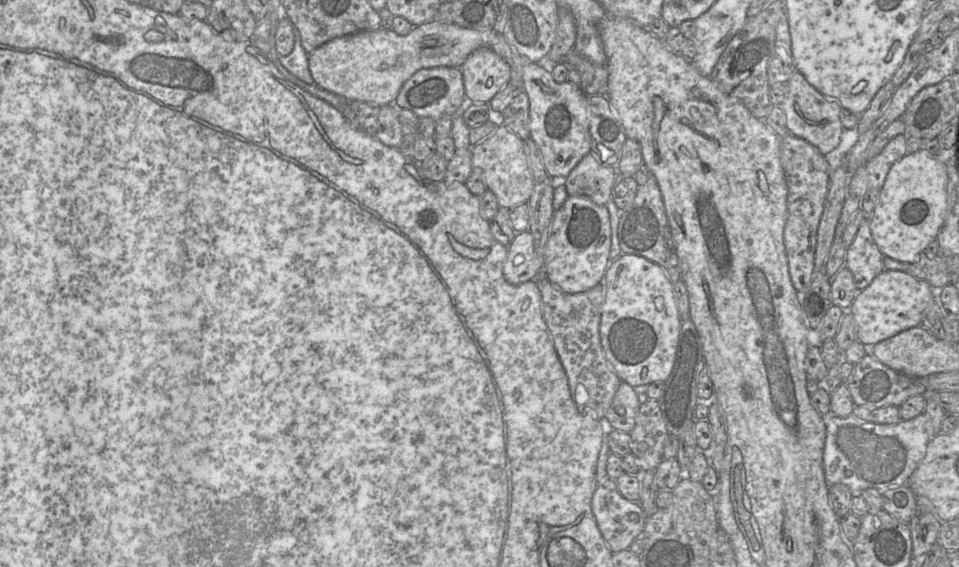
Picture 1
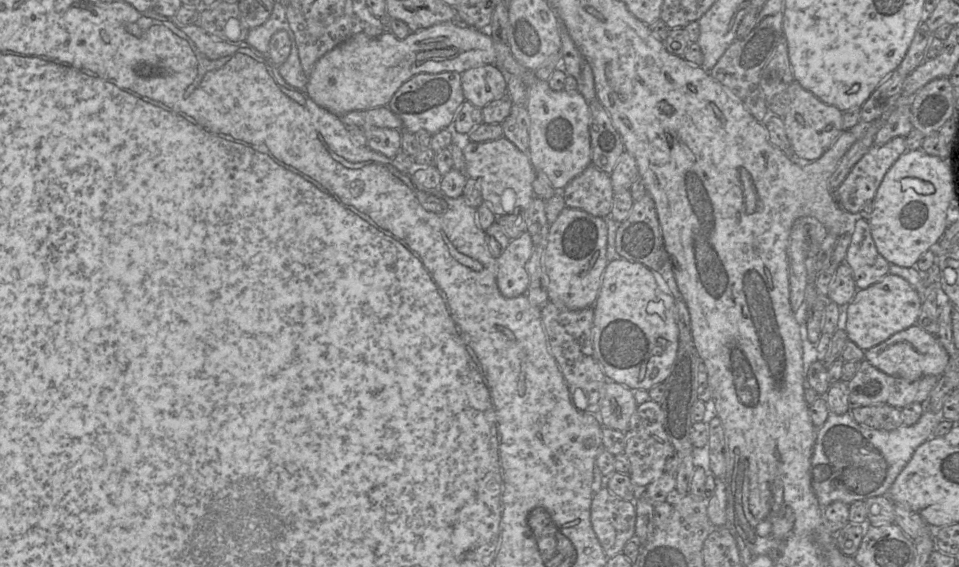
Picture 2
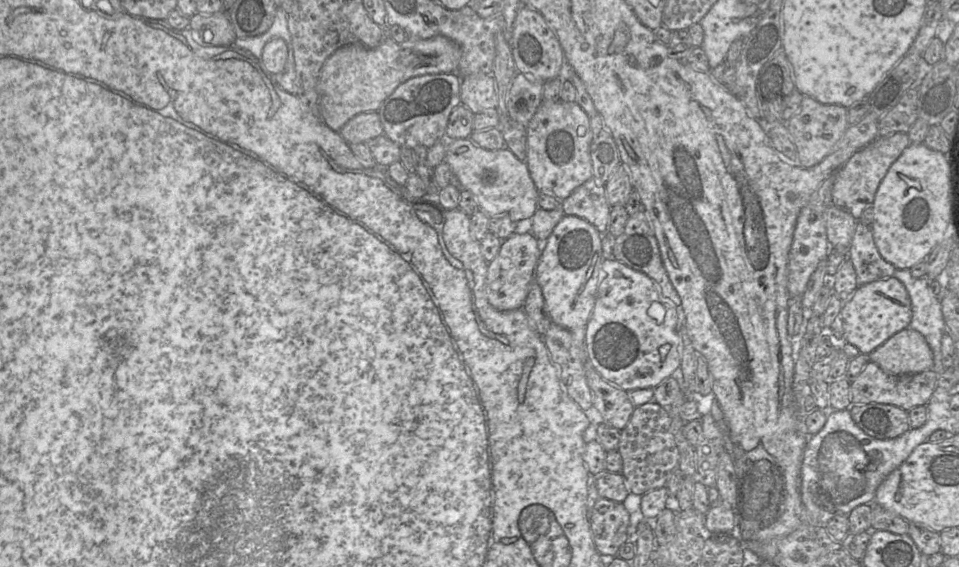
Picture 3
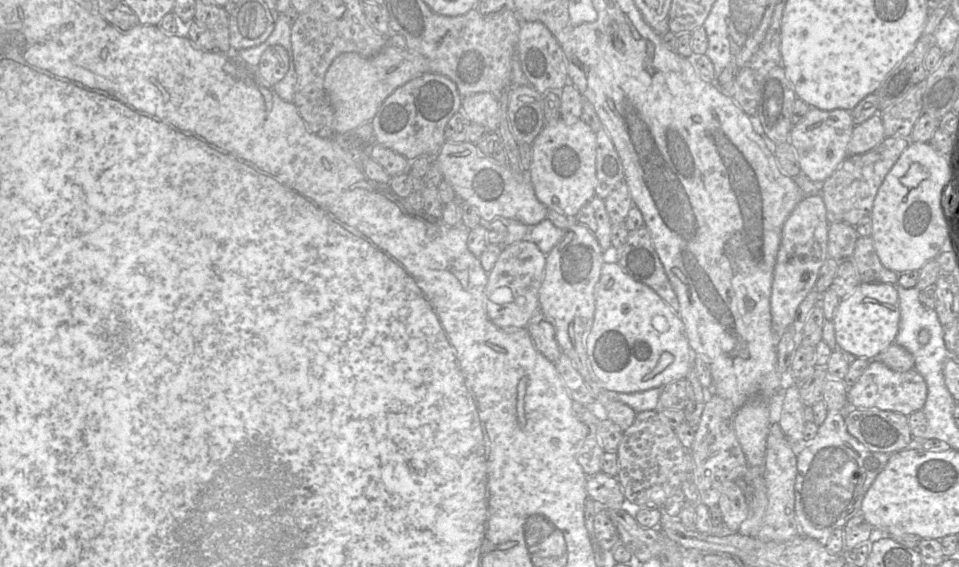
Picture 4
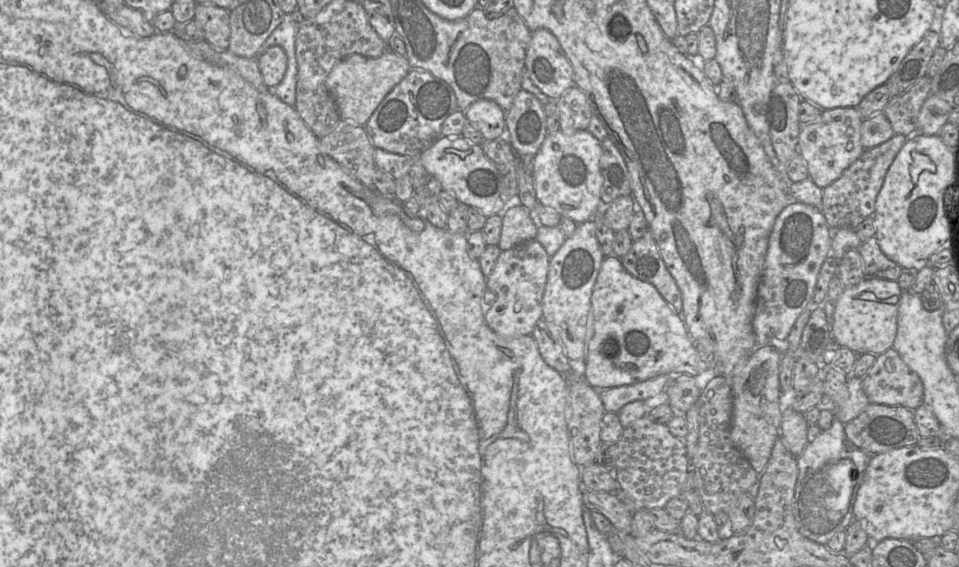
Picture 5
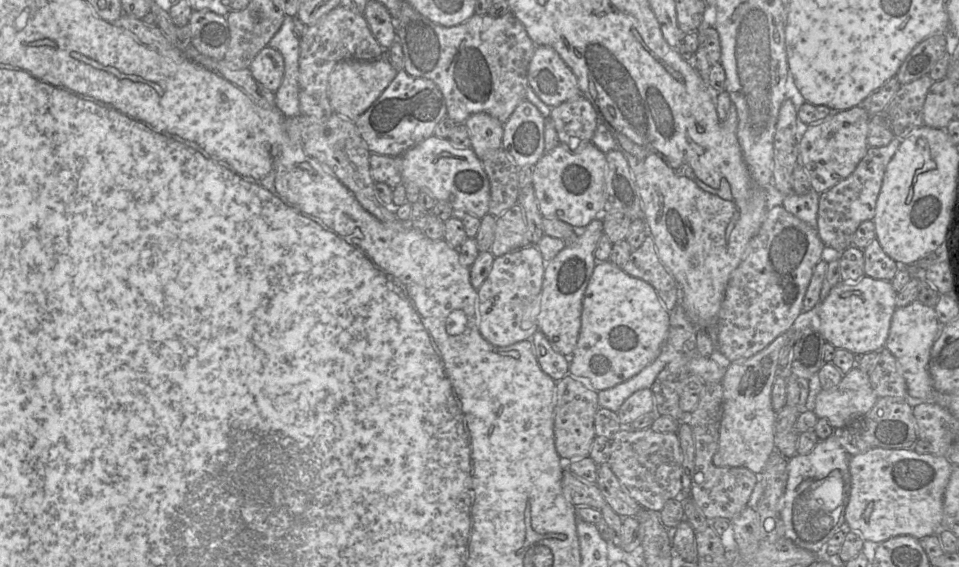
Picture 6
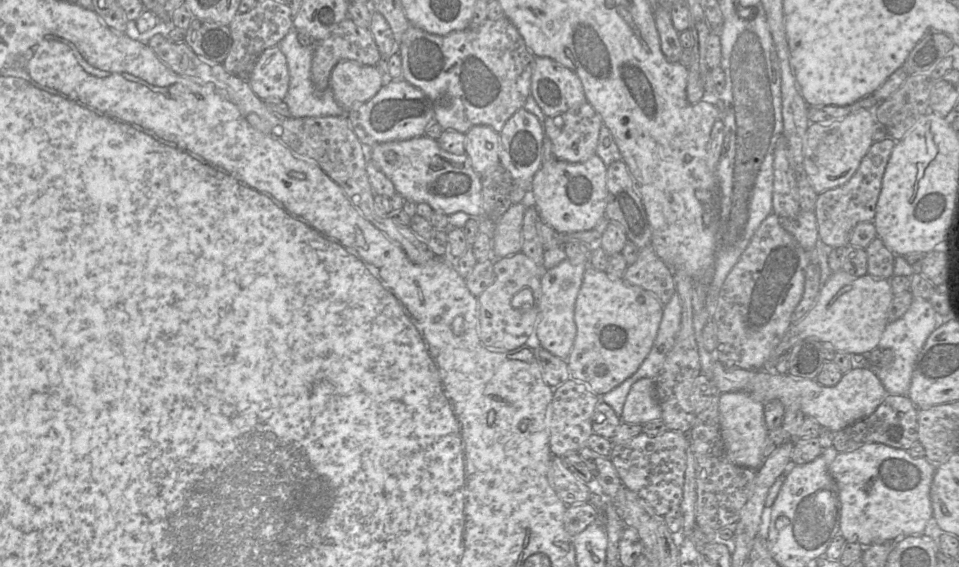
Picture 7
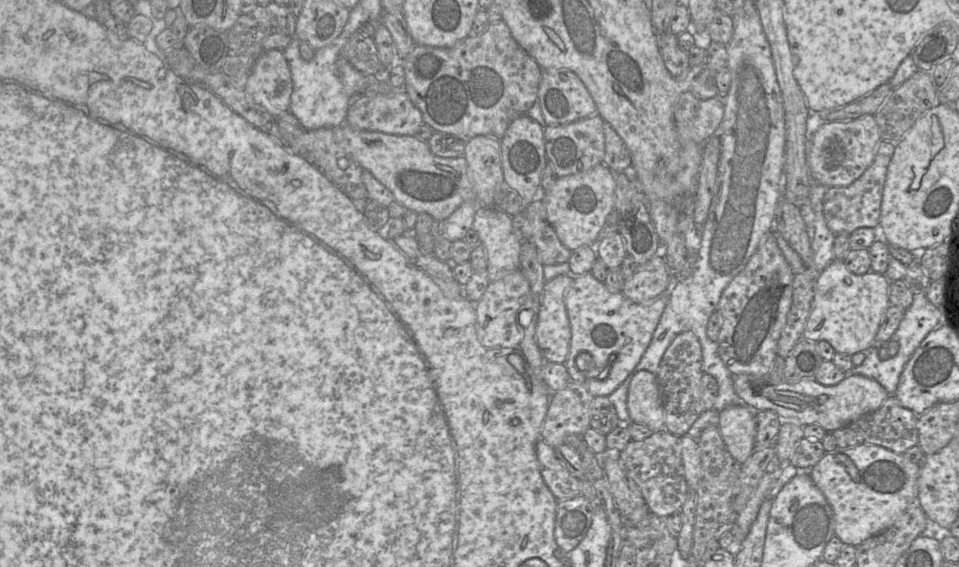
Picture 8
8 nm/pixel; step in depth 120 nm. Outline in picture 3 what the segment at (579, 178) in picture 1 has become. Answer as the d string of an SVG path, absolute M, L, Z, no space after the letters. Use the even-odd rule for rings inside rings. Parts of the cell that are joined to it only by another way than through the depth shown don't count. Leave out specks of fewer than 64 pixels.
M591 178L562 201L565 215L575 215L592 224L603 235L609 231L611 206L605 185Z

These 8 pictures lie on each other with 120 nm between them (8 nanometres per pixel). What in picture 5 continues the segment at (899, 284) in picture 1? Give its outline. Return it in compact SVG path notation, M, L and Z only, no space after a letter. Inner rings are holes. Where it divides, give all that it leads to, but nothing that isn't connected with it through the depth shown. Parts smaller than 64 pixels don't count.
M865 277L853 287L846 287L836 300L830 324L834 340L857 356L878 356L892 348L897 334L897 319L903 290L898 281Z

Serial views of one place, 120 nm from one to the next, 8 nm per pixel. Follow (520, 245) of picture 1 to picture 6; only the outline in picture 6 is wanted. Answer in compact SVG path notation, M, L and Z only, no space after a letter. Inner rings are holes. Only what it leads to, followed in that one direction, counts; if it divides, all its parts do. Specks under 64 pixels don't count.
M529 245L494 258L492 269L478 291L478 327L482 337L496 347L530 340L538 330L546 263L537 245Z

